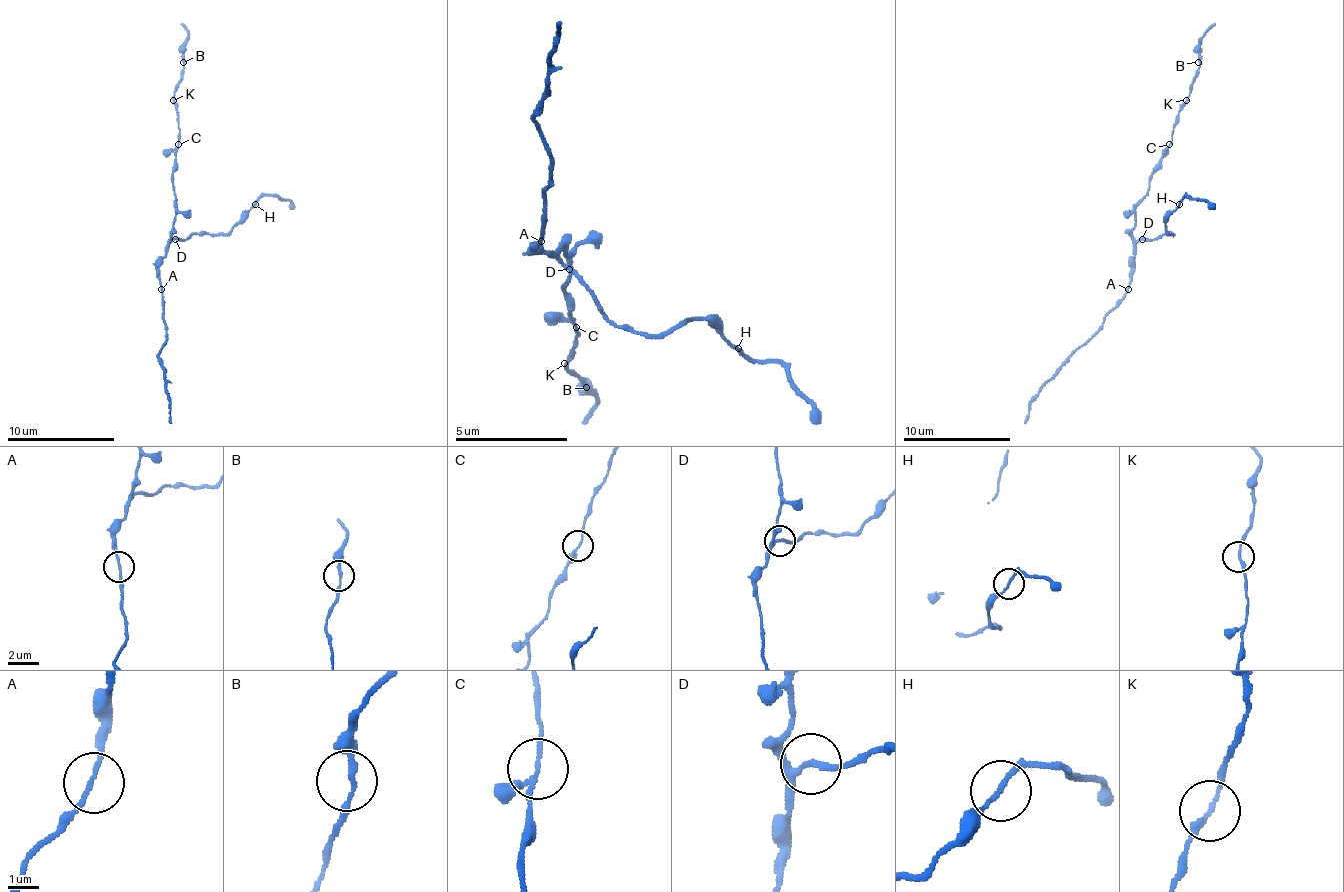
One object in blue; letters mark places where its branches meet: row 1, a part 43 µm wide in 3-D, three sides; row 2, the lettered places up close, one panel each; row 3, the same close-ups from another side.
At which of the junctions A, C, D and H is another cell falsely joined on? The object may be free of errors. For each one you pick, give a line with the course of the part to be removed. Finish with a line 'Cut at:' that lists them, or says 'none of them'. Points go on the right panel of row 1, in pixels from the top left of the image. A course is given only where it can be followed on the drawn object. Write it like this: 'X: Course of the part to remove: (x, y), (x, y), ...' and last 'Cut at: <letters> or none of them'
Cut at: none of them

